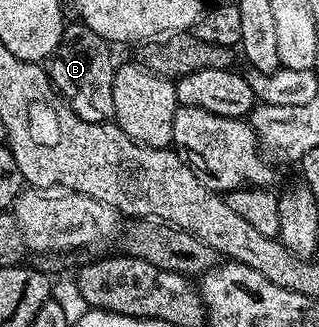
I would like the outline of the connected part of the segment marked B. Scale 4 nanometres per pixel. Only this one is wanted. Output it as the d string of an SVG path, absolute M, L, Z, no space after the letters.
M71 21L61 33L60 43L49 58L51 84L61 98L81 117L90 123L109 123L115 118L113 109L113 77L117 60L111 56L112 44L102 39L82 21Z

